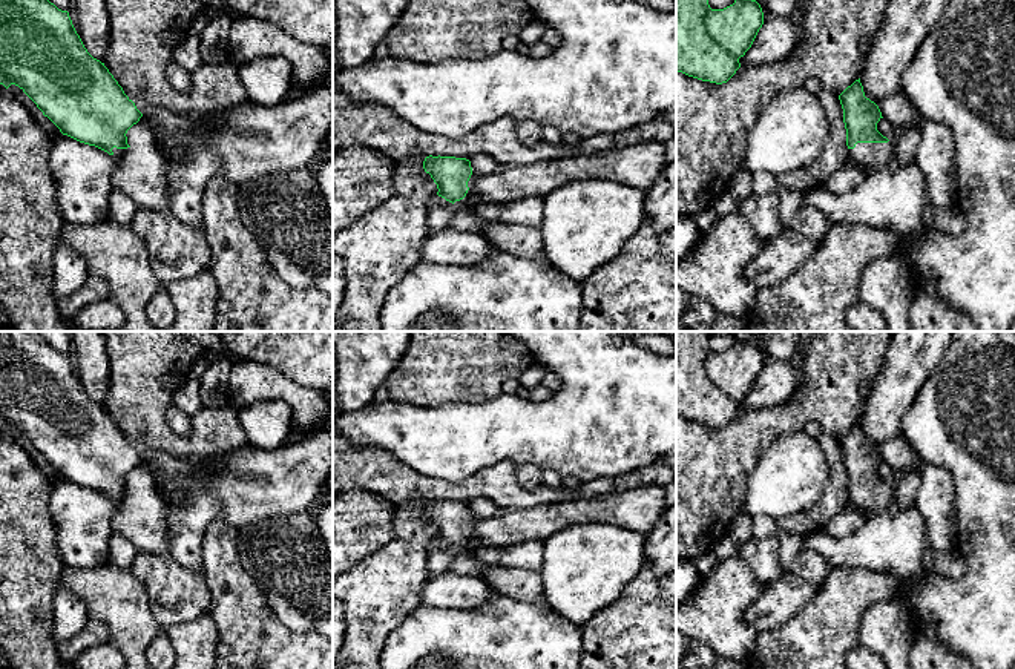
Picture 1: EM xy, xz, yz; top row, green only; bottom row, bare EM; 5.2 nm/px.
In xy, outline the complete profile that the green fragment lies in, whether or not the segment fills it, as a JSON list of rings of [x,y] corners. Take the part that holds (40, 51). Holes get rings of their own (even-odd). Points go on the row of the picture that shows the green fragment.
[[[0,0],[0,84],[6,89],[11,84],[18,86],[63,135],[95,146],[117,160],[132,155],[126,133],[140,121],[143,114],[124,94],[104,63],[87,52],[69,12],[58,9],[49,0]]]

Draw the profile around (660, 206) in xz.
[[[676,161],[665,164],[644,193],[644,216],[653,229],[664,232],[676,227]]]

